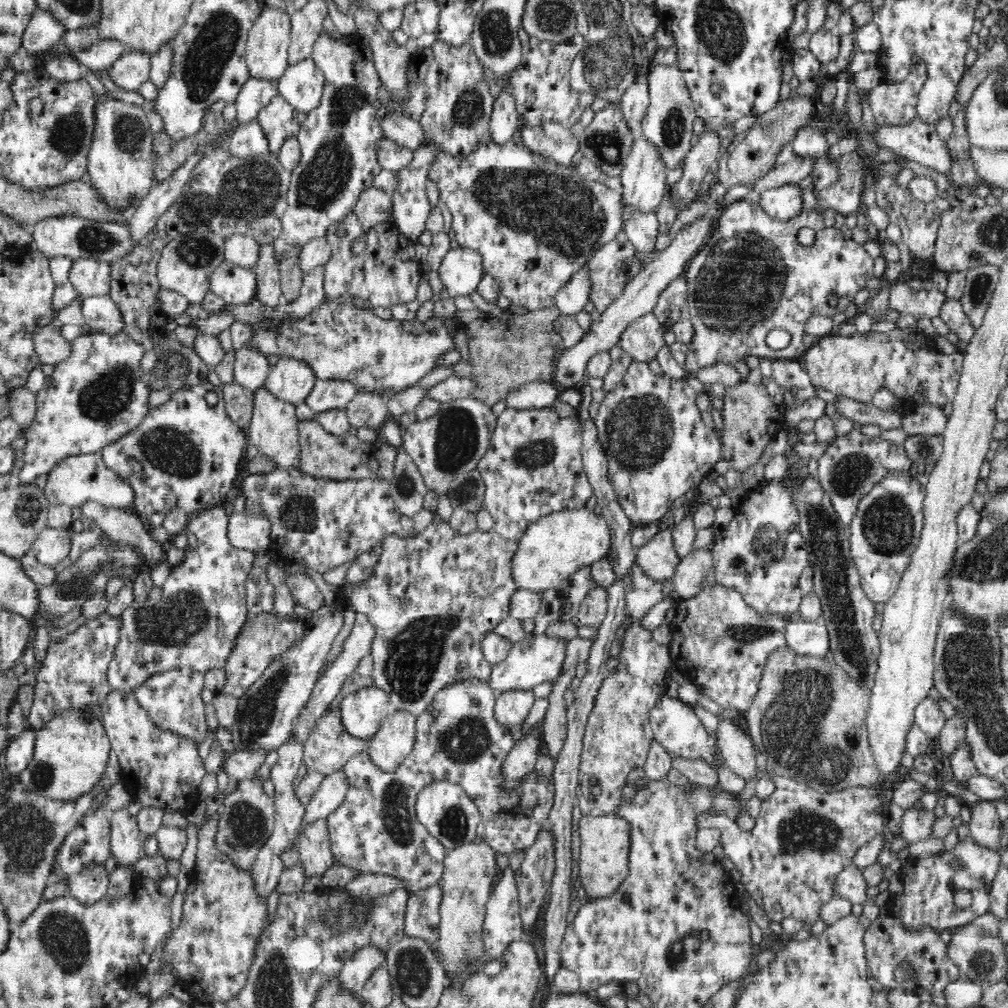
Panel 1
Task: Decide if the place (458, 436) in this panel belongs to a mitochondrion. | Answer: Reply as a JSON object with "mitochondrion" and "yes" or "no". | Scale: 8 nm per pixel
{"mitochondrion":"yes"}

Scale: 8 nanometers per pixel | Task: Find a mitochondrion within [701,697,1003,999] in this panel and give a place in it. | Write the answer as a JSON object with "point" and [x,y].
{"point":[804,831]}

